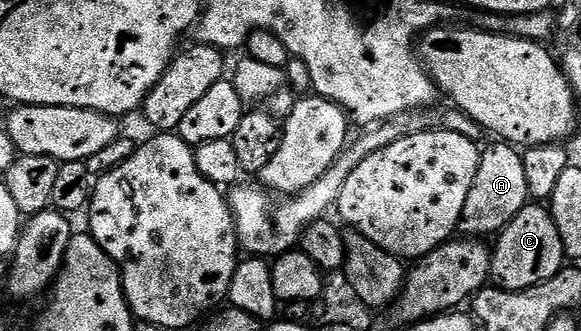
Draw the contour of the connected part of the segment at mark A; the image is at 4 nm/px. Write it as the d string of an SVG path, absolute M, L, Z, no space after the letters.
M494 143L480 151L477 178L473 178L469 198L465 198L465 210L461 210L458 231L467 238L494 237L502 232L506 224L513 222L513 218L517 218L531 200L525 179L523 152L513 144Z

